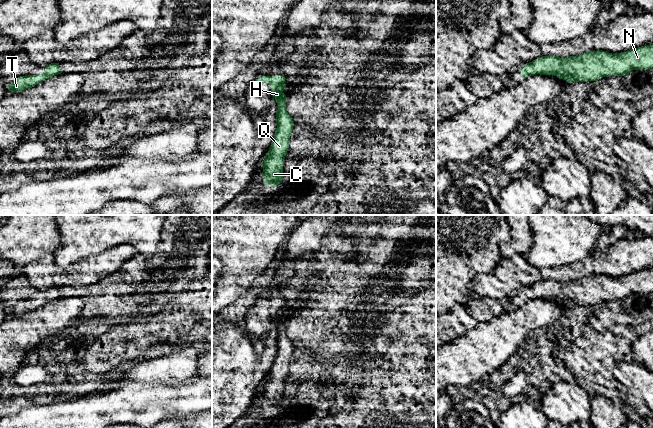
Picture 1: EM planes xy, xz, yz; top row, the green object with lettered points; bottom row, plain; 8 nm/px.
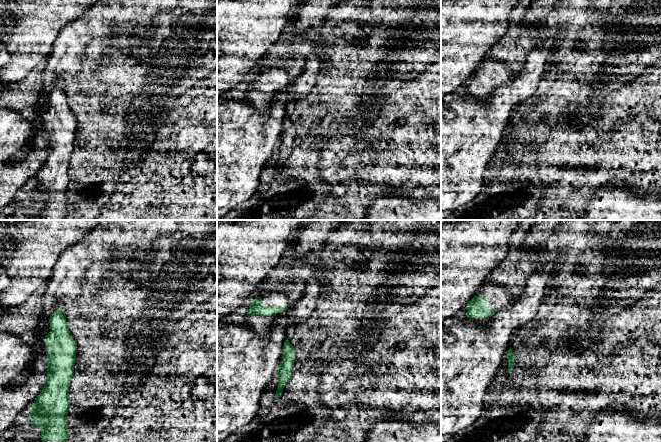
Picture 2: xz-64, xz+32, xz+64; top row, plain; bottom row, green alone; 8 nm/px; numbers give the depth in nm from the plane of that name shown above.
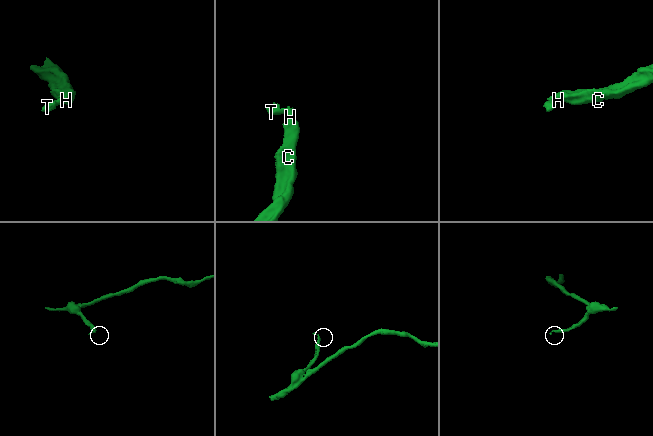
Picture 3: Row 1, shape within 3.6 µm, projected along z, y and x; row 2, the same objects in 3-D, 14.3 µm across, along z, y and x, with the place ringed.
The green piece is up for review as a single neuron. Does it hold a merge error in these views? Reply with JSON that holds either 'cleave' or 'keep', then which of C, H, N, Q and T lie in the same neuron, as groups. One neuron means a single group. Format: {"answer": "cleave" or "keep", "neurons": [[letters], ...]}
{"answer": "keep", "neurons": [["C", "H", "N", "Q", "T"]]}

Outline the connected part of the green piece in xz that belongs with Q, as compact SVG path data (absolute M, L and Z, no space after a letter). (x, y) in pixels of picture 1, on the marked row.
M262 76L256 81L261 81L270 85L272 97L276 100L276 124L277 128L270 148L261 162L263 181L265 185L270 185L271 189L282 183L283 164L289 148L290 136L293 131L294 122L286 109L287 97L283 93L286 88L285 76Z

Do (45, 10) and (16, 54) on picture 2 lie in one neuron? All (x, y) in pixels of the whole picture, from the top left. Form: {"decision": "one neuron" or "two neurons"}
{"decision": "one neuron"}

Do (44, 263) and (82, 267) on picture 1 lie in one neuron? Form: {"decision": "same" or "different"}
{"decision": "same"}

